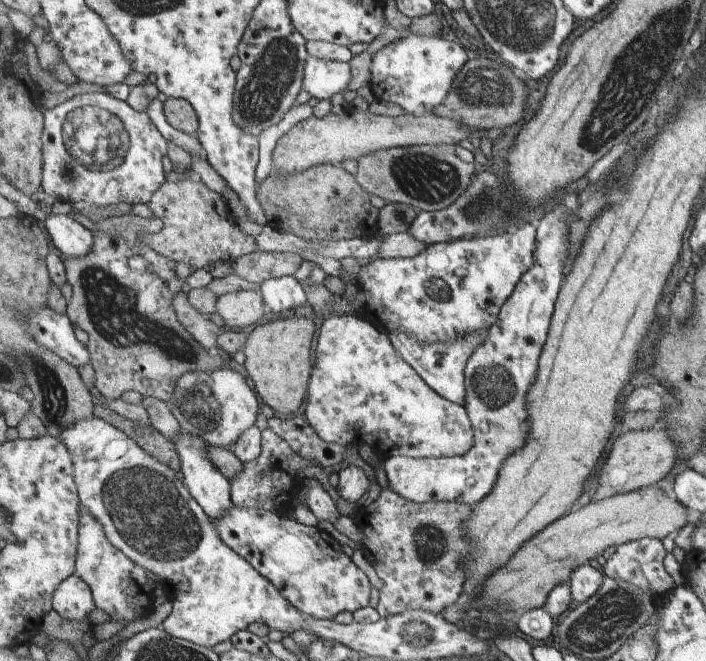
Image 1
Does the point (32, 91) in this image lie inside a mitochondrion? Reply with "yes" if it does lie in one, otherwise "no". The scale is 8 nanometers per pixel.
no

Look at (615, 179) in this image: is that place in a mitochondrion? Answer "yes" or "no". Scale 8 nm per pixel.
no

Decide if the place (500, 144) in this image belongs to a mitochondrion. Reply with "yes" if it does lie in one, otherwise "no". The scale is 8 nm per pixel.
no

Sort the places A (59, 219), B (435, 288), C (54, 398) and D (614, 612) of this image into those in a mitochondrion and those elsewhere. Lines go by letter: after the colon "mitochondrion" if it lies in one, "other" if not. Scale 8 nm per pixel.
A: other
B: mitochondrion
C: mitochondrion
D: mitochondrion

